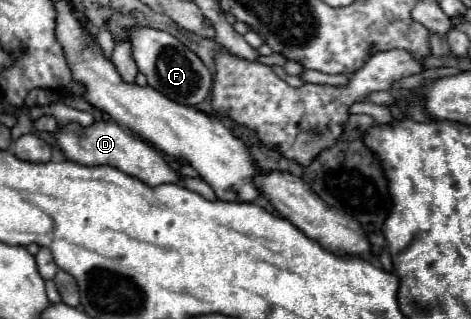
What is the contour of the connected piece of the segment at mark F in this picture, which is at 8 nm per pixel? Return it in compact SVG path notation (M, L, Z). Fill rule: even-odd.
M127 27L127 41L133 49L133 59L137 63L137 69L147 77L147 83L169 97L171 101L177 101L181 105L199 105L213 87L213 77L207 71L207 67L201 63L201 59L189 51L179 39L165 31L157 31L151 27Z

